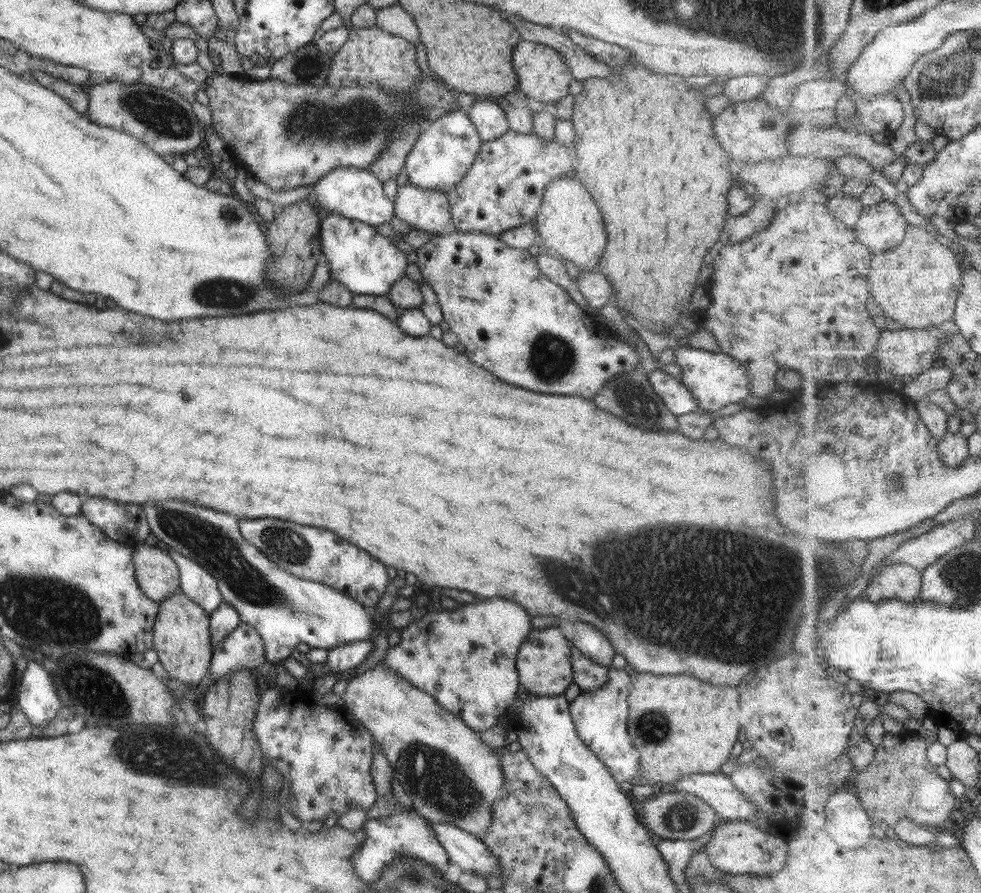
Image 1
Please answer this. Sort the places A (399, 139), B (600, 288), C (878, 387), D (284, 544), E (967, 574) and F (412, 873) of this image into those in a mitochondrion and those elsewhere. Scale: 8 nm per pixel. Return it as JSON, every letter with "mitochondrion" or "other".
{"A":"mitochondrion","B":"other","C":"other","D":"mitochondrion","E":"mitochondrion","F":"mitochondrion"}

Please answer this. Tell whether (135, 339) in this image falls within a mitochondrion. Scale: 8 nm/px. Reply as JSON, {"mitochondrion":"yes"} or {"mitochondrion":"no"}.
{"mitochondrion":"yes"}

